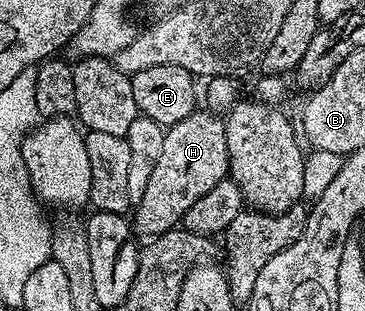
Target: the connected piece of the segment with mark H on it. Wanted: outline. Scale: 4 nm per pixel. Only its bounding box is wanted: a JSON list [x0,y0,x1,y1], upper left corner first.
[133,110,229,238]

